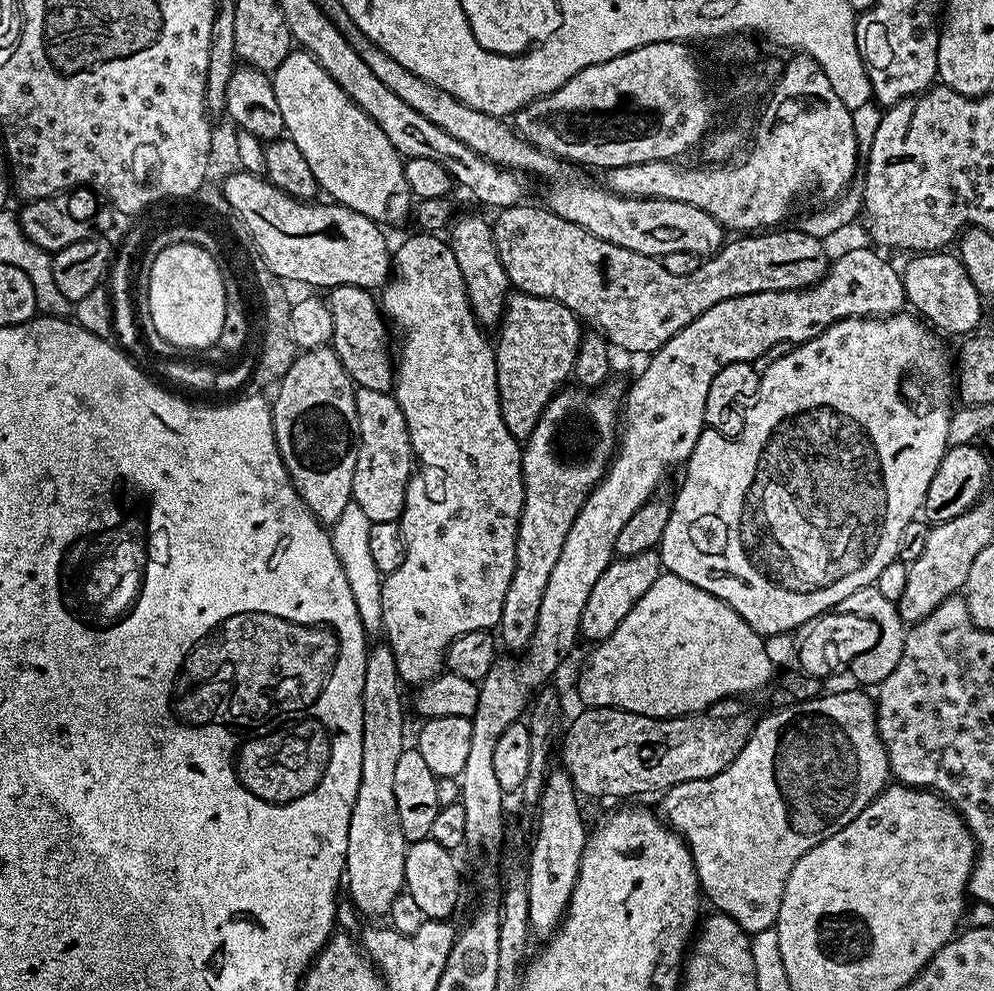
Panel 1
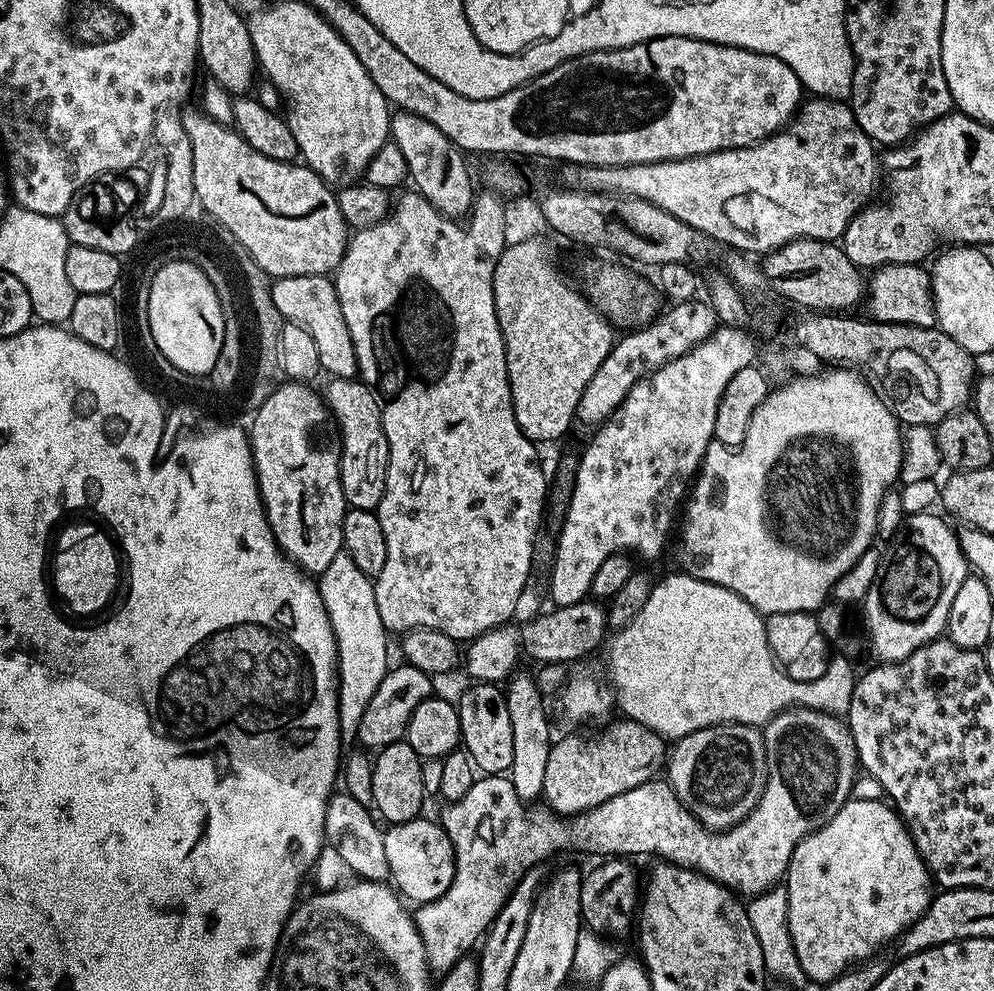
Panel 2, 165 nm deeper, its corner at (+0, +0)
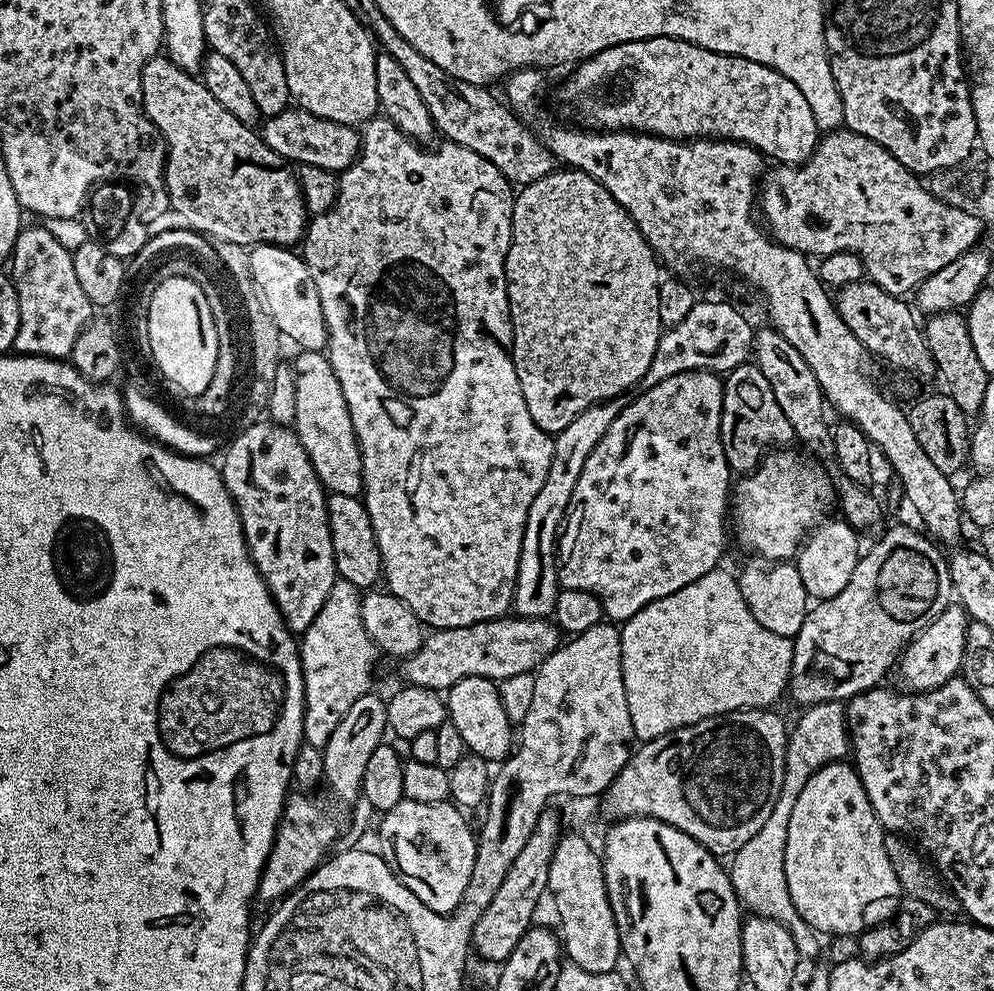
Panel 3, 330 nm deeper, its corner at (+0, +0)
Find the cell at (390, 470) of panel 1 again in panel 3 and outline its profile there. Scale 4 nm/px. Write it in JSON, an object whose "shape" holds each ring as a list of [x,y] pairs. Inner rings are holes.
{"shape":[[[300,350],[295,354],[296,361],[290,364],[294,374],[294,422],[291,427],[310,458],[320,485],[334,494],[360,496],[364,490],[362,454],[354,434],[354,422],[350,422],[346,398],[342,398],[342,386],[338,386],[338,378],[323,351]]]}

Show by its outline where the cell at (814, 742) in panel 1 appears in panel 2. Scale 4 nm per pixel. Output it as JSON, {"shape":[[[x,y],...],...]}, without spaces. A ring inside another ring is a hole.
{"shape":[[[787,708],[779,712],[769,724],[763,725],[764,745],[766,746],[766,786],[758,806],[745,820],[732,828],[713,830],[700,824],[682,806],[674,790],[662,778],[648,780],[626,794],[618,794],[588,812],[577,816],[560,816],[547,806],[532,806],[527,812],[525,801],[518,798],[512,781],[504,774],[484,774],[476,779],[462,794],[462,798],[445,803],[438,815],[438,823],[452,840],[456,859],[454,878],[446,890],[429,904],[421,904],[415,909],[416,929],[424,943],[429,969],[443,974],[453,968],[460,959],[469,955],[481,943],[489,925],[506,902],[512,887],[525,871],[539,865],[540,860],[562,852],[566,848],[577,848],[580,852],[597,852],[600,858],[633,858],[648,856],[653,852],[661,861],[677,864],[680,868],[690,868],[694,872],[710,877],[714,882],[731,888],[744,898],[762,895],[777,887],[785,879],[792,851],[812,832],[826,823],[853,795],[852,783],[858,773],[856,747],[847,723],[841,717],[831,716],[829,712],[819,712],[813,708]]]}

